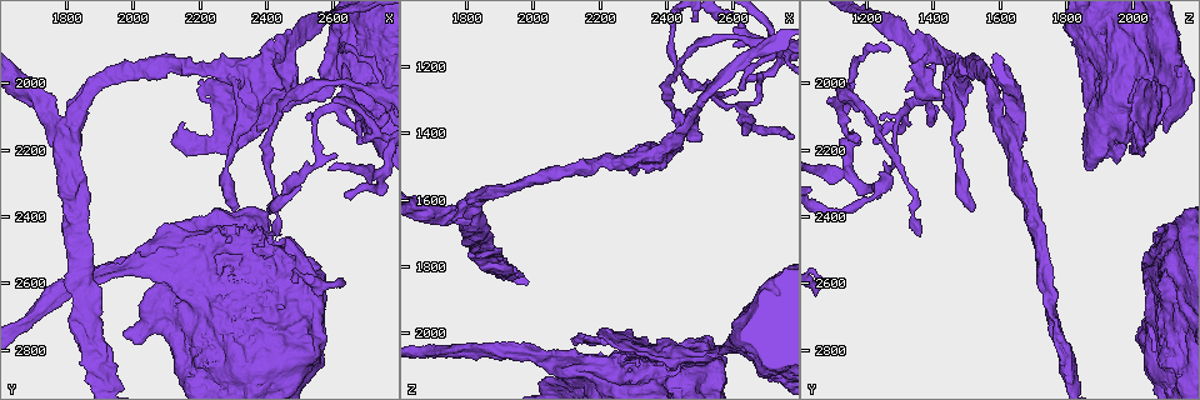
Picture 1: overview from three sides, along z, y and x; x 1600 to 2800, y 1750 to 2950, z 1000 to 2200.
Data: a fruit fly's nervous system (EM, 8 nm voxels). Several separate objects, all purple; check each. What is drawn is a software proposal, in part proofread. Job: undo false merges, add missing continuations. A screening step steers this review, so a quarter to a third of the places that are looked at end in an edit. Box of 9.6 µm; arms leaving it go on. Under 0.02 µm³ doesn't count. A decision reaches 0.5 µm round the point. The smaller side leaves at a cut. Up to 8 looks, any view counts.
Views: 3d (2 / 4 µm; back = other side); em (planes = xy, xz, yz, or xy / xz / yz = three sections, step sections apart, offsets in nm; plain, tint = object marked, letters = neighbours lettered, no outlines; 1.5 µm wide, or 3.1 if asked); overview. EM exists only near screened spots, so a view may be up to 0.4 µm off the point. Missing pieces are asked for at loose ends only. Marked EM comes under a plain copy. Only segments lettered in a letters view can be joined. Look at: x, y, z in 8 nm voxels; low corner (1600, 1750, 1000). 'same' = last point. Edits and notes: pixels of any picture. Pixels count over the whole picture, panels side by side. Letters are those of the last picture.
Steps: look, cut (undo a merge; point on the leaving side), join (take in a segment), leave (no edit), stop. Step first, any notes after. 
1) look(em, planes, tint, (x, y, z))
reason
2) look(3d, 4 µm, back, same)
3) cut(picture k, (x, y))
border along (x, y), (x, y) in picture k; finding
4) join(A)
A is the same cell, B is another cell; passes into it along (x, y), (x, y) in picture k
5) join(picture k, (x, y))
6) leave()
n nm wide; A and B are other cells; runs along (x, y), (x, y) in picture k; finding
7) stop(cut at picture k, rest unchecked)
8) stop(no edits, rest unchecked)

look(em, yz, step 8, tint, (2380, 2080, 2070))
sharp bend

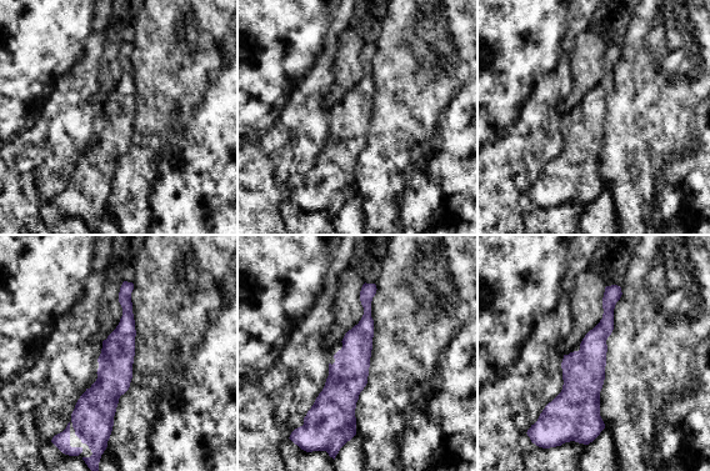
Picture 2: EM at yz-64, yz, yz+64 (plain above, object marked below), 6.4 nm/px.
look(em, planes, tint, same)

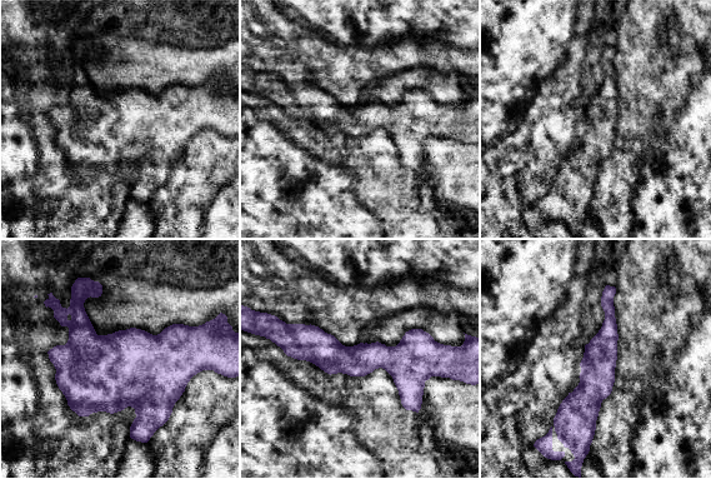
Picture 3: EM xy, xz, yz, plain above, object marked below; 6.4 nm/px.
look(em, planes, letters, same)
see the neighbours

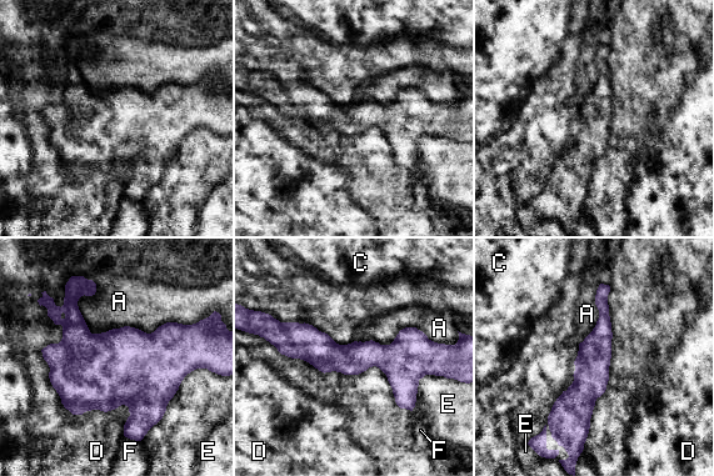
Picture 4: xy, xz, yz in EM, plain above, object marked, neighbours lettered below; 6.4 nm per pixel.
leave()
A, C, D, E and F are other cells; runs along (600, 305), (575, 452) in picture 4; one neuron here

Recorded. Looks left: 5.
look(em, xz, step 4, letters, (2330, 2000, 1470))
four-way junction

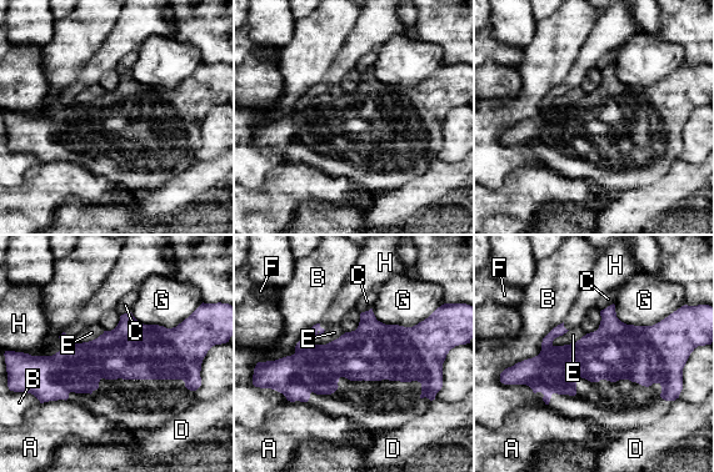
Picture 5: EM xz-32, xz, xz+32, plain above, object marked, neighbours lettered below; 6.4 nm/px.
leave()
B touches over 440 nm; A, B, C, D, E, F, G and H are other cells; border along (104, 331), (84, 342) in picture 5; continuous, no second neuron

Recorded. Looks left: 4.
look(em, planes, letters, (2610, 1970, 2030))
touches itself

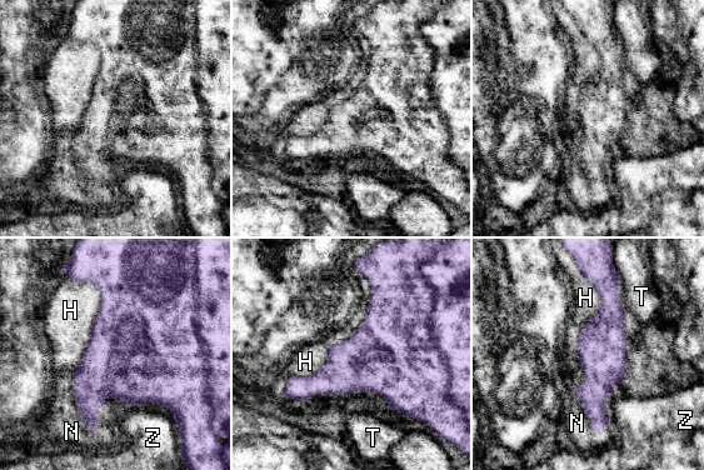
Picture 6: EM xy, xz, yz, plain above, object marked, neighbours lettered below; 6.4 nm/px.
leave()
300 nm wide; H, N, T and Z are other cells; runs along (604, 285), (595, 428) in picture 6; all the same neuron

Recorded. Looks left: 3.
stop(no edits, rest unchecked)

